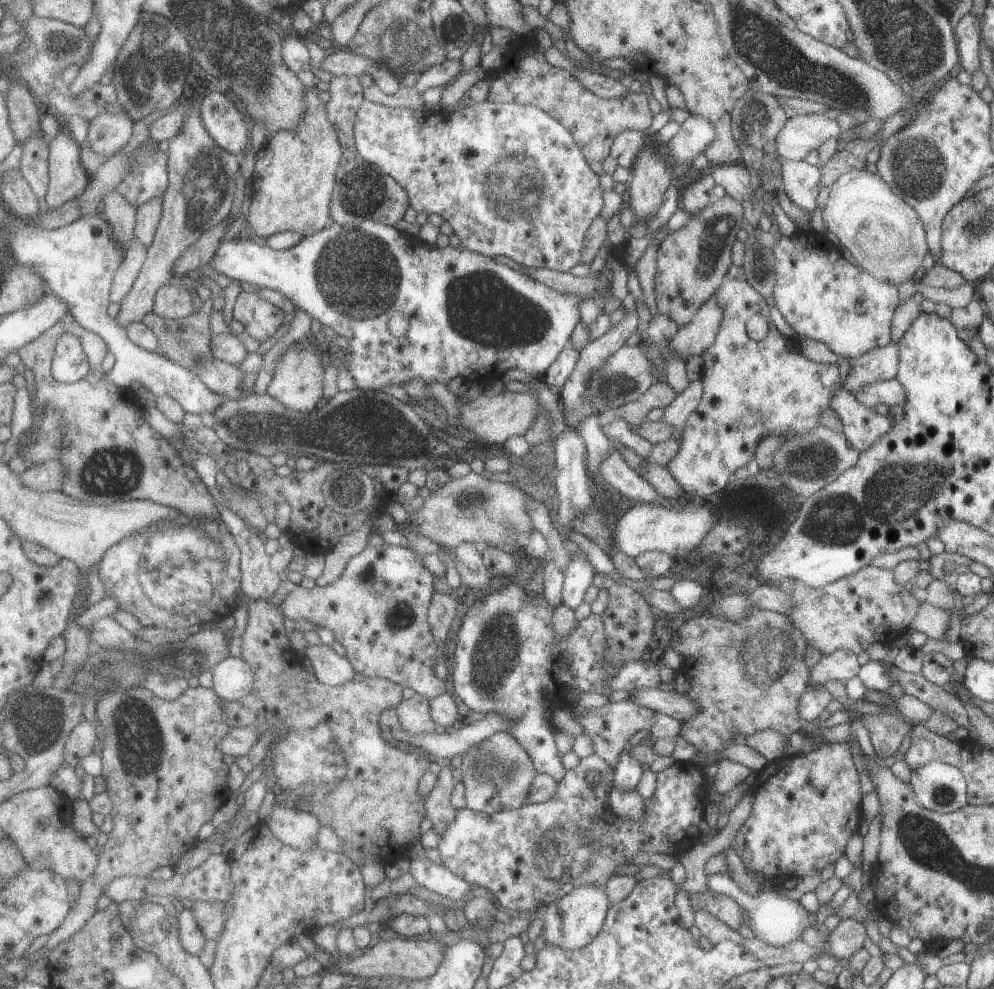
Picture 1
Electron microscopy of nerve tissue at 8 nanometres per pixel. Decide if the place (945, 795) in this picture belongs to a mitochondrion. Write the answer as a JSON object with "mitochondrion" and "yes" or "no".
{"mitochondrion":"yes"}

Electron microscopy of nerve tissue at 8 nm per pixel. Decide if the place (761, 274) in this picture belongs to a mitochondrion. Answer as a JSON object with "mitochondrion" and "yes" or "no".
{"mitochondrion":"no"}

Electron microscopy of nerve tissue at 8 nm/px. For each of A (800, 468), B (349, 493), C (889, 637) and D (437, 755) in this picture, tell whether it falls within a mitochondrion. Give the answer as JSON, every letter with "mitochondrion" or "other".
{"A":"mitochondrion","B":"mitochondrion","C":"other","D":"other"}

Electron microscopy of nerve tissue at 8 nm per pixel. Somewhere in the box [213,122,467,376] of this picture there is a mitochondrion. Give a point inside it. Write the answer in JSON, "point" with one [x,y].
{"point":[360,261]}

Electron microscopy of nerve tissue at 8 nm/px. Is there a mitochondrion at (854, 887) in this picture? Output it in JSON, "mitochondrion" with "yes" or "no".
{"mitochondrion":"no"}

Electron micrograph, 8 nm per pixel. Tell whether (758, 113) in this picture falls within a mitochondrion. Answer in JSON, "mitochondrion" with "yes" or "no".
{"mitochondrion":"yes"}

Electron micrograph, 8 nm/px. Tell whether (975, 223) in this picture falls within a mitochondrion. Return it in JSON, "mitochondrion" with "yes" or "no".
{"mitochondrion":"yes"}

